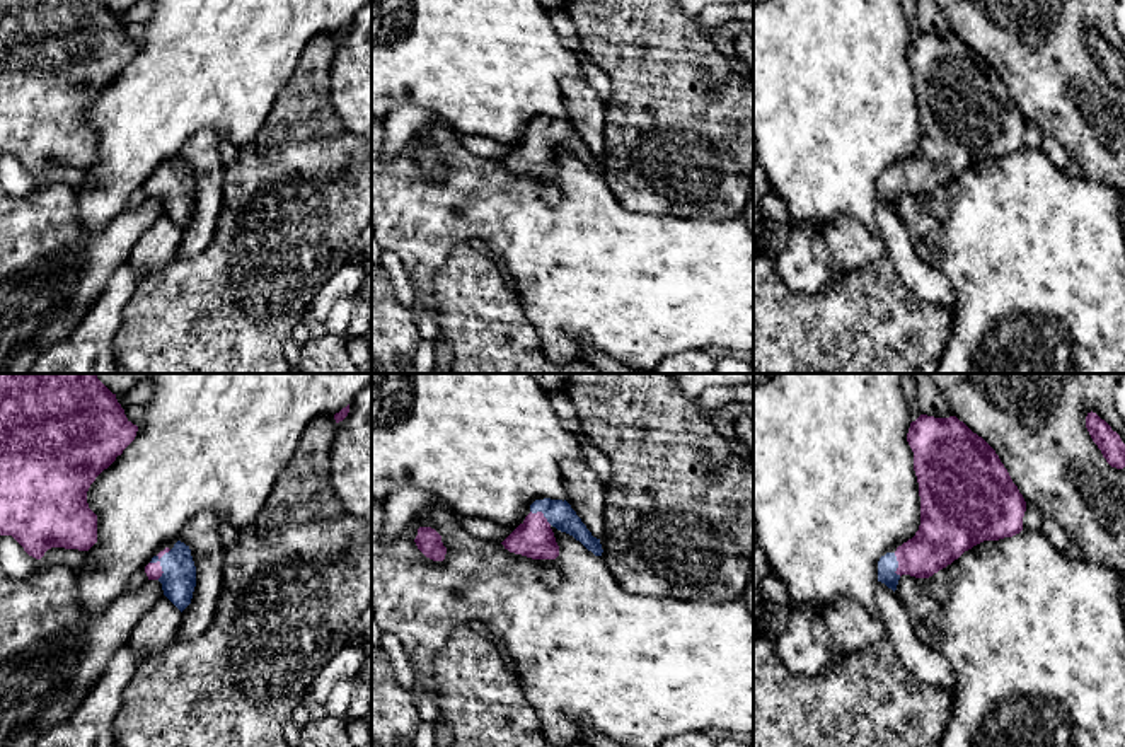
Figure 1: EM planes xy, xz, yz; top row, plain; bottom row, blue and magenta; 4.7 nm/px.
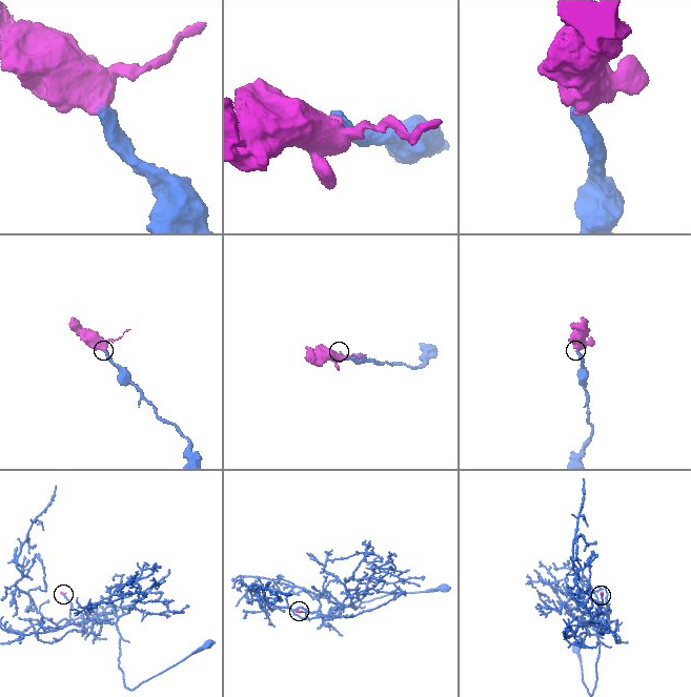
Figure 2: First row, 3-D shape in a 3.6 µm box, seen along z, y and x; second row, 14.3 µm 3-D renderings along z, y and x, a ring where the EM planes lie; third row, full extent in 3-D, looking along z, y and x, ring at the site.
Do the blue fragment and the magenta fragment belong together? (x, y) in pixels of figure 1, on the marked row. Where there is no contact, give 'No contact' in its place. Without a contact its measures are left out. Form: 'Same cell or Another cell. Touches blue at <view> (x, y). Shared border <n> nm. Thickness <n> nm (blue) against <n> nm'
Same cell. Touches blue at xy (161, 563). Shared border 160 nm. Thickness 160 nm (blue) against 80 nm

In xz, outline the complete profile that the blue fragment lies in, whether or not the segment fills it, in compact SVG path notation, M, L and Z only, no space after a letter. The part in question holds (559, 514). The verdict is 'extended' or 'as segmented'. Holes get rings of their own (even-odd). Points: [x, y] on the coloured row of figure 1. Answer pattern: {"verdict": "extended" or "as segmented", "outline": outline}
{"verdict": "extended", "outline": "M535 500L525 520L501 544L510 553L532 559L556 559L559 546L552 532L554 527L573 536L595 556L602 556L600 539L591 536L566 500Z"}

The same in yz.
{"verdict": "extended", "outline": "M920 414L910 423L907 442L919 483L920 525L912 539L878 561L878 582L893 592L902 575L929 578L984 541L1019 534L1026 512L1026 501L995 450L956 416Z"}

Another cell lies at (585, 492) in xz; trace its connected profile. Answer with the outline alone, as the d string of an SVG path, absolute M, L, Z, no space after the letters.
M581 459L559 464L564 479L566 501L586 525L593 537L603 536L605 484Z

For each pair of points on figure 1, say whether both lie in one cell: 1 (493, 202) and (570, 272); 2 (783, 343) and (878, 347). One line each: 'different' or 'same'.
1: same
2: same

